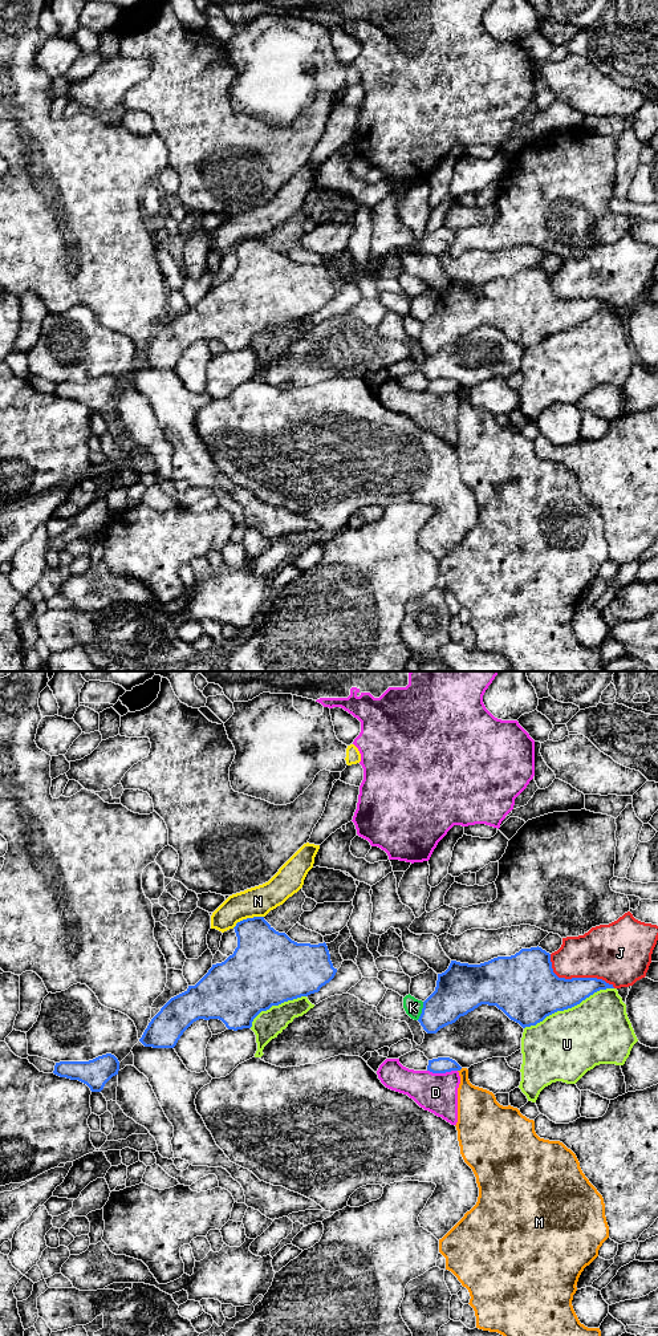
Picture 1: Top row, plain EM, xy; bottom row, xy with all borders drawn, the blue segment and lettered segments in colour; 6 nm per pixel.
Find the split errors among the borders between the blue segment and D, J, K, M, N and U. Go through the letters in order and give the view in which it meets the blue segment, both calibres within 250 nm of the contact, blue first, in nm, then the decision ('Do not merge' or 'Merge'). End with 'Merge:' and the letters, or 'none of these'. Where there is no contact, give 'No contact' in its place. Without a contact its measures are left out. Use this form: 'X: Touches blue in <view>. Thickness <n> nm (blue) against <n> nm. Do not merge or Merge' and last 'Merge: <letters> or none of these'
D: Touches blue in xy. Thickness 100 nm (blue) against 240 nm. Do not merge
J: Touches blue in xy. Thickness 300 nm (blue) against 340 nm. Do not merge
K: Touches blue in xy. Thickness 280 nm (blue) against 110 nm. Do not merge
M: Touches blue in xy. Thickness 100 nm (blue) against 240 nm. Do not merge
N: Touches blue in xy. Thickness 340 nm (blue) against 180 nm. Do not merge
U: Touches blue in xy. Thickness 360 nm (blue) against 400 nm. Do not merge
Merge: none of these

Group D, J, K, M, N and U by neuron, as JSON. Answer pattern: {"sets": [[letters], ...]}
{"sets": [["D"], ["J"], ["K"], ["M"], ["N"], ["U"]]}

